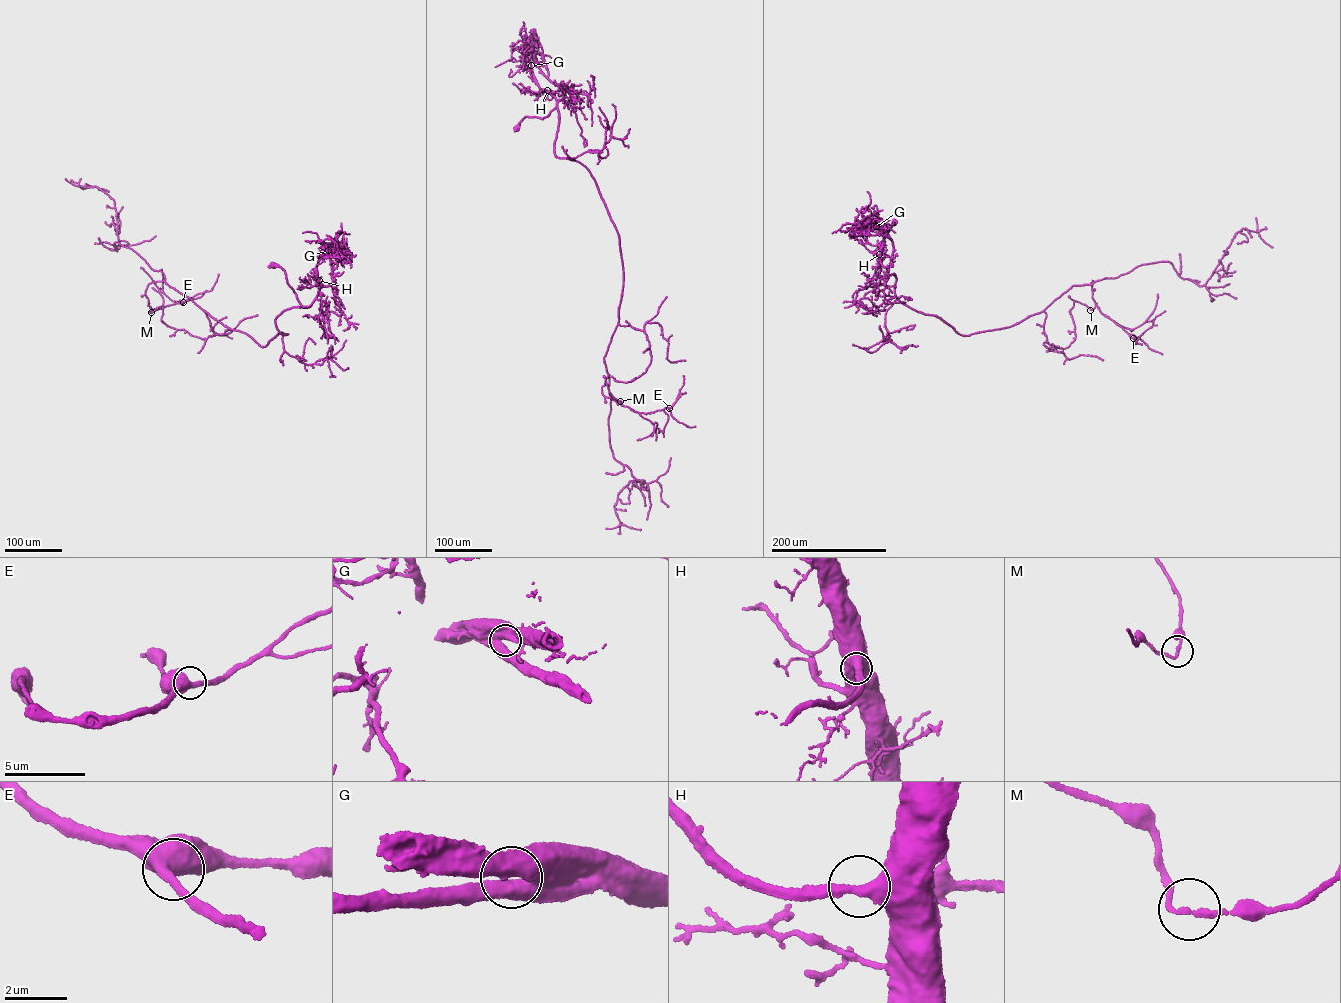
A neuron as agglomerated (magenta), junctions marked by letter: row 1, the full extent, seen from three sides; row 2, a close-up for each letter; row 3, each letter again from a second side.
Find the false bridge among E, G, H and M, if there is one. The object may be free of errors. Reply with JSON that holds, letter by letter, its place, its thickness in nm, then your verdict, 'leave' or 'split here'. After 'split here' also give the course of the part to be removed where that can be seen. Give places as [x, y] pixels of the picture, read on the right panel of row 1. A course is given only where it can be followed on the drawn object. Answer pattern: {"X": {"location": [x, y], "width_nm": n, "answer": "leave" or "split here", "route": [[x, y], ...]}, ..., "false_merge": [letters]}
{"E": {"location": [1133, 338], "width_nm": 550, "answer": "leave"}, "G": {"location": [876, 226], "width_nm": 600, "answer": "leave"}, "H": {"location": [879, 254], "width_nm": 440, "answer": "leave"}, "M": {"location": [1090, 310], "width_nm": 170, "answer": "leave"}, "false_merge": []}

